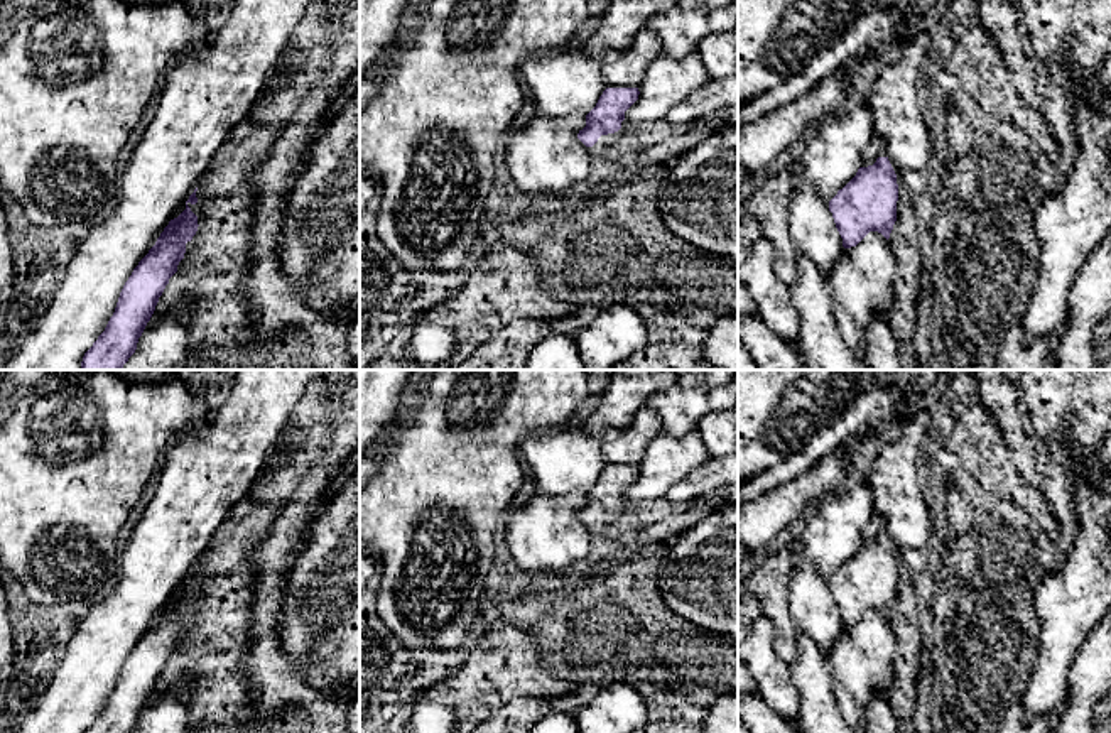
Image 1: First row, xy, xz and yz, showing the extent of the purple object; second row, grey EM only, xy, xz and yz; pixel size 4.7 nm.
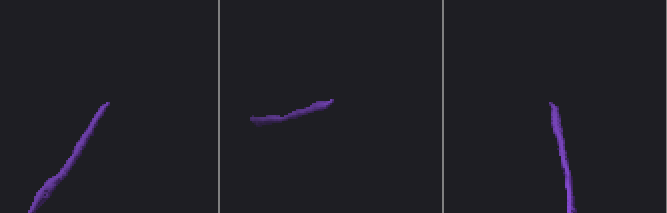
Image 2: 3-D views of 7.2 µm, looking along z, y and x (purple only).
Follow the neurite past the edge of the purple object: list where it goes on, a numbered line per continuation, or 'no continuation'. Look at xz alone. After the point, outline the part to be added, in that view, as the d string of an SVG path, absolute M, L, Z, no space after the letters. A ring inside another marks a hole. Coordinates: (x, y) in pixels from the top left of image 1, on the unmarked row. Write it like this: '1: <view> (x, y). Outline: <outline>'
1: xz (605, 521). Outline: M620 508L615 512L601 513L593 525L588 525L588 529L596 537L603 537L606 529L611 527L618 519L620 519Z

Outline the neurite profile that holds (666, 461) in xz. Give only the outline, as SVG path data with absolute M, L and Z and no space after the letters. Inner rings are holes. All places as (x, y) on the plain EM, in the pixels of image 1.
M660 432L645 449L638 464L638 478L625 490L625 498L637 502L664 498L670 486L709 458L697 432L686 434L682 439Z

